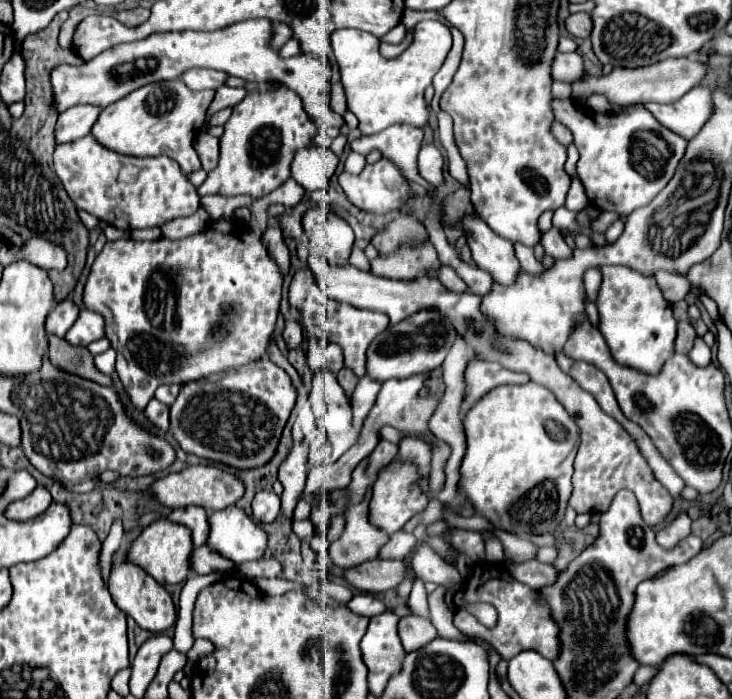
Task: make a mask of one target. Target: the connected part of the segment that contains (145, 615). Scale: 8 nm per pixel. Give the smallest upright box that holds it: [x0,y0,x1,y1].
[109,552,177,634]

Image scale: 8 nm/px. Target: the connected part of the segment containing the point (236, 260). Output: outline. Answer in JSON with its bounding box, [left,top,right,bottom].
[83,220,281,408]

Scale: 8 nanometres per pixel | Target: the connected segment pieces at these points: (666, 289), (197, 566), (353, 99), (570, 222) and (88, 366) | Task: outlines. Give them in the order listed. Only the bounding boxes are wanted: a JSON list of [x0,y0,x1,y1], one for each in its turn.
[[655,272,691,304],[189,546,233,574],[331,24,451,134],[552,207,575,230],[49,336,113,386]]

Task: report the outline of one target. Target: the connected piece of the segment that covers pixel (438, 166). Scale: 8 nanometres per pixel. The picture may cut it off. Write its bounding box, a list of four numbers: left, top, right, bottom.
[419,144,443,186]

